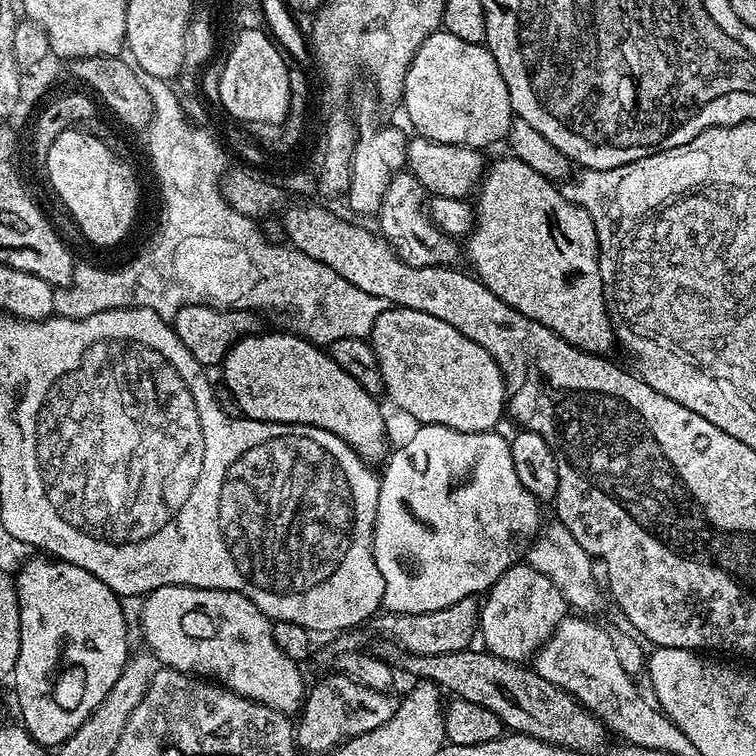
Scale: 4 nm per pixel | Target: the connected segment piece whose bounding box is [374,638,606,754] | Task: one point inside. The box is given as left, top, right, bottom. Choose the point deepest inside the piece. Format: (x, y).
(529, 706)

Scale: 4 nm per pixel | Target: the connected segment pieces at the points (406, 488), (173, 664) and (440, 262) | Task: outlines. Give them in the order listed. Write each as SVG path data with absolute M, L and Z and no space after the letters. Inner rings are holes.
M421 424L415 429L417 432L405 442L401 448L393 447L386 463L383 465L384 472L379 473L380 494L378 496L378 510L376 511L376 525L374 526L374 562L378 562L378 570L382 570L384 579L384 603L383 607L389 613L422 614L454 606L456 602L468 597L479 597L487 593L489 588L506 574L515 564L525 559L527 550L536 538L537 532L542 527L540 520L541 501L534 498L518 482L518 474L514 470L514 458L512 457L512 445L509 437L499 436L499 431L491 432L463 432L437 424Z
M166 586L156 588L143 597L144 617L140 624L144 627L144 640L147 651L153 652L156 659L166 668L175 672L186 672L197 678L207 678L239 696L245 696L259 704L270 706L285 714L299 713L306 695L306 683L300 677L301 665L286 658L274 642L273 621L250 598L241 592L210 590L209 588L183 588Z
M401 170L392 176L390 186L383 195L382 206L377 212L376 222L382 238L395 245L400 260L410 266L424 268L426 265L436 267L453 265L458 256L459 244L453 237L438 230L427 216L426 193L421 183L412 172Z

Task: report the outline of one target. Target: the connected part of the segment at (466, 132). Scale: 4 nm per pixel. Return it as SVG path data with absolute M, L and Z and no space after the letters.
M443 30L430 34L430 38L418 46L418 54L414 54L410 70L406 70L403 104L409 122L419 135L443 144L464 144L481 150L488 150L499 140L501 143L512 128L514 119L510 90L506 90L506 82L502 82L502 70L498 62L494 62L492 51L484 44L462 42L462 38L454 38L454 34Z

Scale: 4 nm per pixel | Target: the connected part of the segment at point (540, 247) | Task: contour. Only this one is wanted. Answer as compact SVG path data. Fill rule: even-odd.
M505 154L493 164L491 161L478 185L478 195L474 200L474 223L466 243L468 260L473 268L471 271L476 279L502 298L506 306L526 314L526 318L546 326L583 352L611 353L611 348L614 348L612 317L604 302L600 247L592 216L582 206L567 200L548 177L538 174L538 170L530 170L526 162L511 154Z

